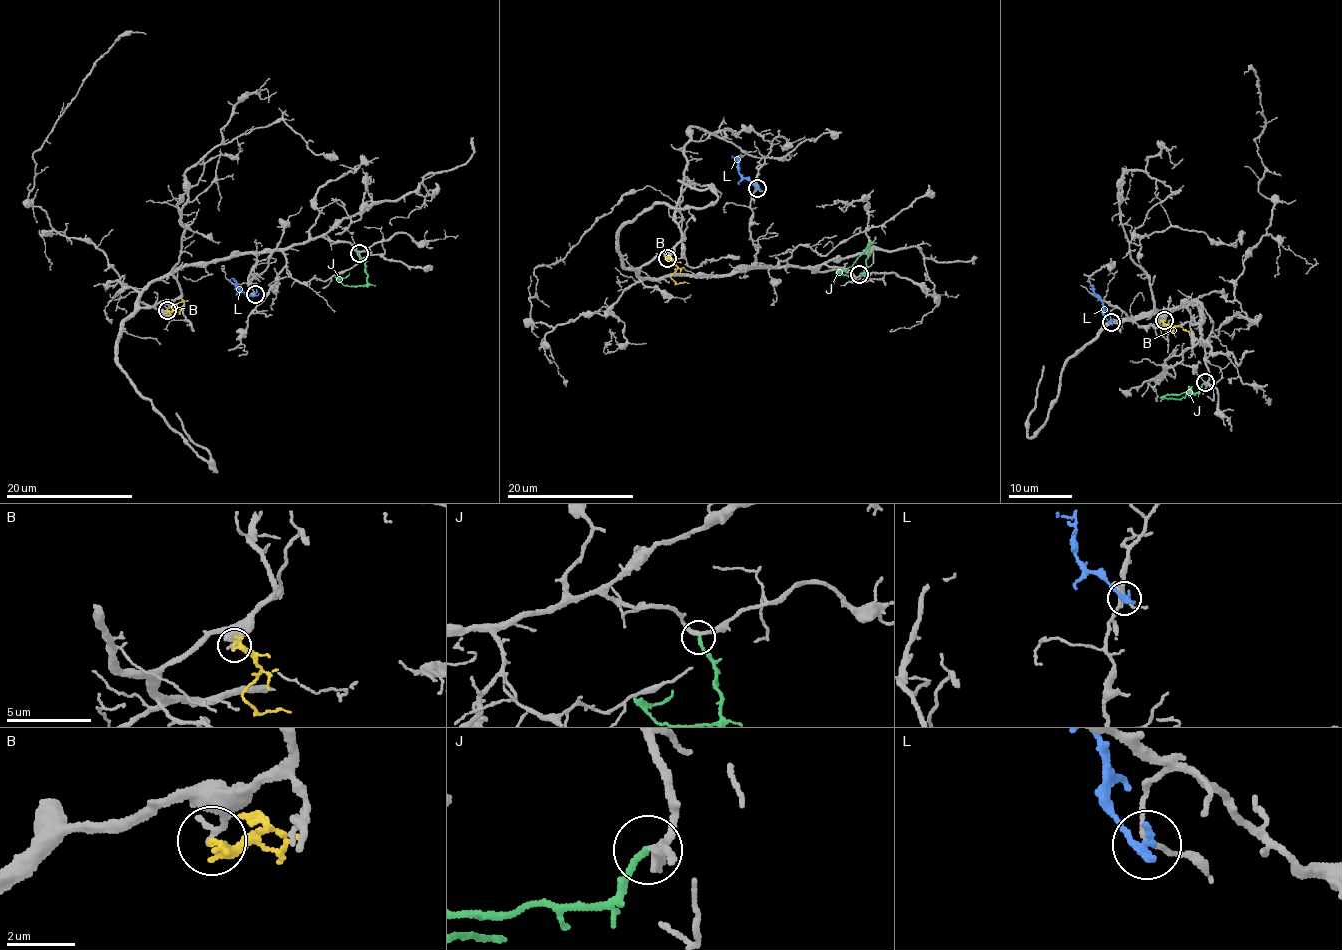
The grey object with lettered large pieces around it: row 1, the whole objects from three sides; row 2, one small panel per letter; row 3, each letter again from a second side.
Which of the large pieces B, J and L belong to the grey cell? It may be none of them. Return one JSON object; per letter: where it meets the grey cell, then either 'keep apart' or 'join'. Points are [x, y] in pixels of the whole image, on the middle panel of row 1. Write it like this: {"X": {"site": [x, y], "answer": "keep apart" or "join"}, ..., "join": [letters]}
{"B": {"site": [667, 258], "answer": "keep apart"}, "J": {"site": [859, 274], "answer": "join"}, "L": {"site": [757, 188], "answer": "keep apart"}, "join": ["J"]}

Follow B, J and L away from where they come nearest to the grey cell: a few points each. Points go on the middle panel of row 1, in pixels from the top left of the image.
B: (667, 258), (677, 267), (672, 275), (673, 280), (689, 284)
J: (859, 274), (865, 272), (867, 246), (851, 266), (840, 271), (849, 276)
L: (756, 188), (739, 172), (731, 156)

